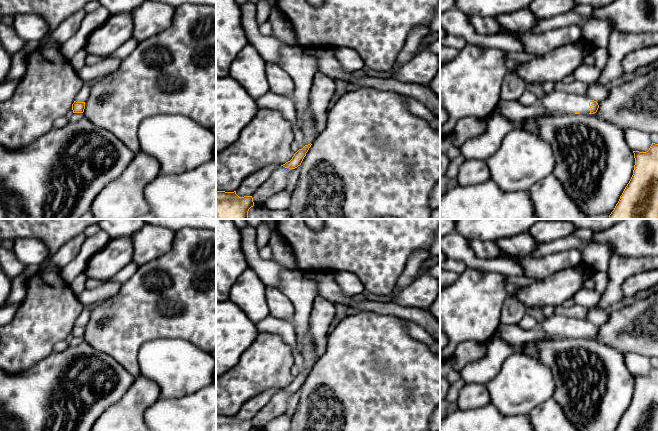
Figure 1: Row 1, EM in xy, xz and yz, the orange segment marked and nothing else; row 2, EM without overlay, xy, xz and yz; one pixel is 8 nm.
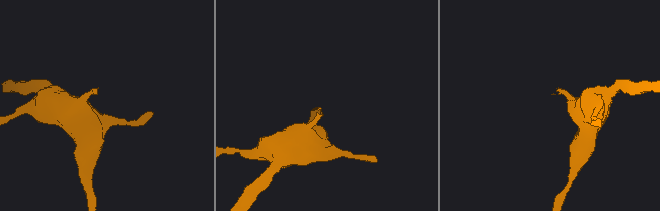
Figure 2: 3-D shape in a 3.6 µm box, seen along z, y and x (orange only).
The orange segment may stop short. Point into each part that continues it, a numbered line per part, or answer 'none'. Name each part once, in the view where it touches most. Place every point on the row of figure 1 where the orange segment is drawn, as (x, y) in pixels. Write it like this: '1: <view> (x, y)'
1: yz (556, 101)

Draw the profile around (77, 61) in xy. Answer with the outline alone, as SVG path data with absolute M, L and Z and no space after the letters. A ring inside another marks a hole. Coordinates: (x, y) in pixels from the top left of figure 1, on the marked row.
M83 48L79 50L71 59L70 59L70 64L71 66L79 71L81 70L84 66L86 66L85 59L88 56L87 51Z

